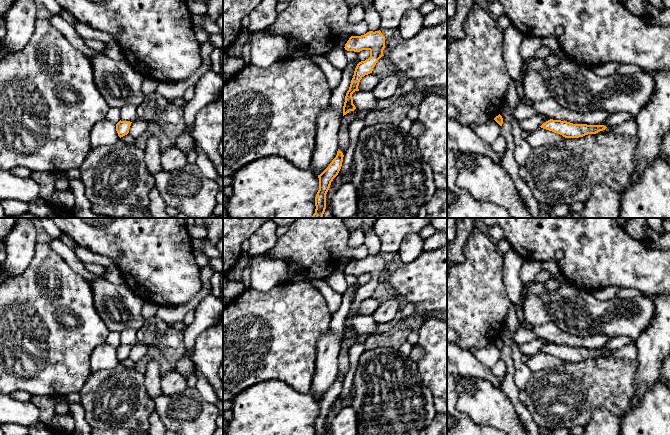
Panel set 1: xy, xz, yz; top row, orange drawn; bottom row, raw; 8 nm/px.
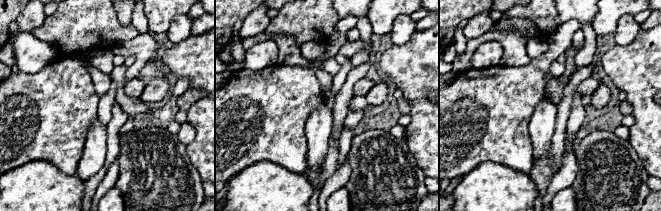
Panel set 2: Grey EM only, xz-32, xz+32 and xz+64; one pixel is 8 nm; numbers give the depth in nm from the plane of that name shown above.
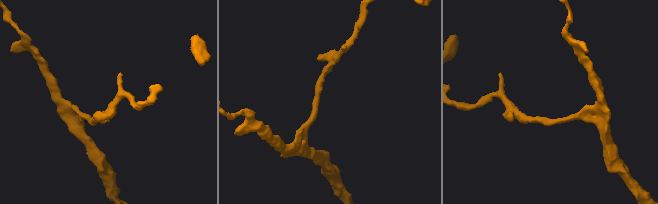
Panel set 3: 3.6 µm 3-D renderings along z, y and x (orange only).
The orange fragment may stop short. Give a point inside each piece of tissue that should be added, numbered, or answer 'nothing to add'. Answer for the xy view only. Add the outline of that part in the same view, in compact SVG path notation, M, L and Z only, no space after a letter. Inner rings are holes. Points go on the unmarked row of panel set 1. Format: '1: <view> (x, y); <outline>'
nothing to add

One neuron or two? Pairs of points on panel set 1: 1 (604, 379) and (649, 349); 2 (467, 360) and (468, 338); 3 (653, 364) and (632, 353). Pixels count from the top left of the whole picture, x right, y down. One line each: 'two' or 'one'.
1: two
2: two
3: two

